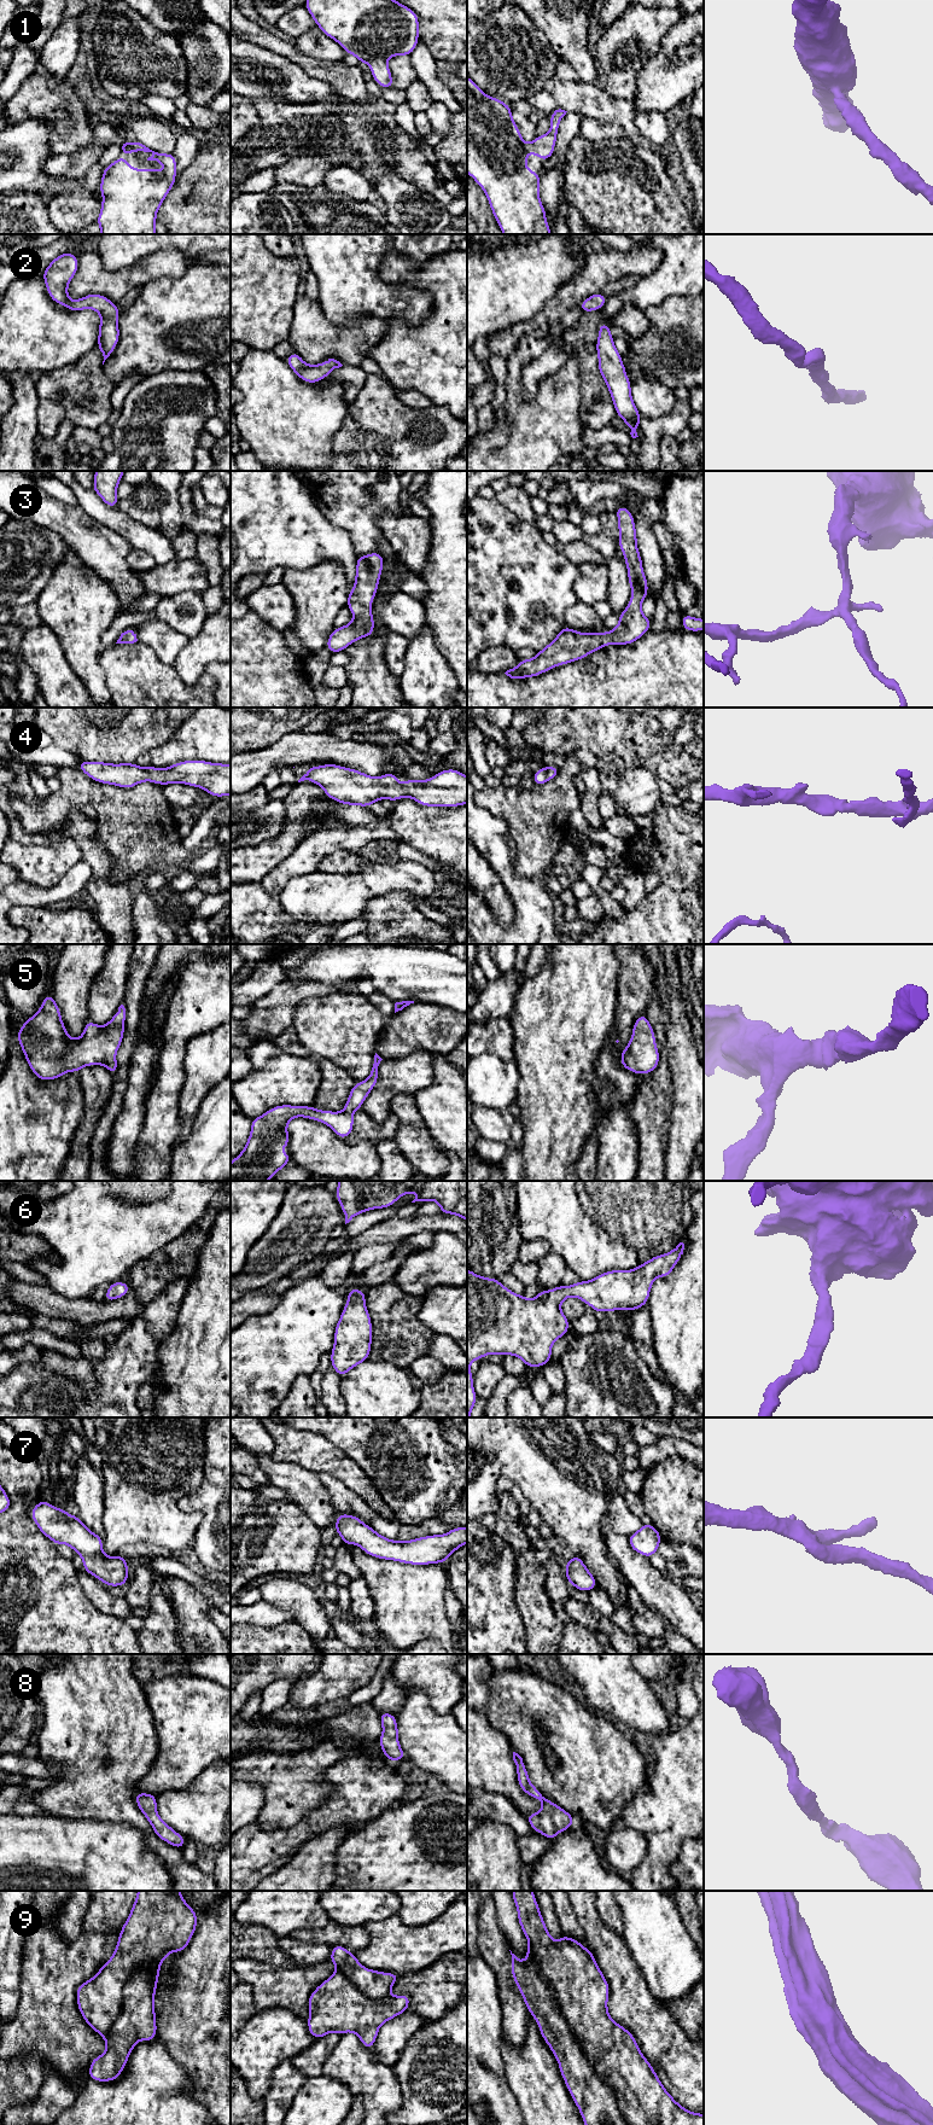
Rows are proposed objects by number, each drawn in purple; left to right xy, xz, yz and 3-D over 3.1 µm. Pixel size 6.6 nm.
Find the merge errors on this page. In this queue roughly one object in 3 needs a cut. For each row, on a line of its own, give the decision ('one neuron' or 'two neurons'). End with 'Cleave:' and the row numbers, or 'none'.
1: one neuron
2: one neuron
3: one neuron
4: one neuron
5: one neuron
6: one neuron
7: one neuron
8: one neuron
9: one neuron
Cleave: none

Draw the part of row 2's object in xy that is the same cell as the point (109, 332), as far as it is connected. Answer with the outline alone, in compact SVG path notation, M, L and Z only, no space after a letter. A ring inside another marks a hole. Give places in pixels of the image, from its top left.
M64 252L58 255L45 269L42 279L46 284L47 292L54 303L66 307L71 312L81 312L84 309L93 309L100 314L98 342L95 345L99 347L100 353L104 356L103 365L105 360L113 353L118 340L119 340L119 310L117 304L110 301L107 297L98 293L89 293L76 301L71 301L68 296L68 286L78 269L78 257L70 252Z

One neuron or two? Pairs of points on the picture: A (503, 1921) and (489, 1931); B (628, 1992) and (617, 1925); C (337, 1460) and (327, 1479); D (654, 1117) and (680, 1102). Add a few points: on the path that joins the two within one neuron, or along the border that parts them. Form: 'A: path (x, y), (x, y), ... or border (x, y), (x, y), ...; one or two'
A: border (494, 1903), (497, 1926), (509, 1949); two
B: border (599, 1913), (602, 1922), (620, 1936); two
C: border (319, 1473), (330, 1473), (353, 1490); two
D: border (671, 1078), (671, 1121), (666, 1135); two

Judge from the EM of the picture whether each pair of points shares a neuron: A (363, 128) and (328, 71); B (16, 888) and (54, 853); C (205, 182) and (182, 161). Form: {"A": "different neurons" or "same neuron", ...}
{"A": "different neurons", "B": "different neurons", "C": "different neurons"}

